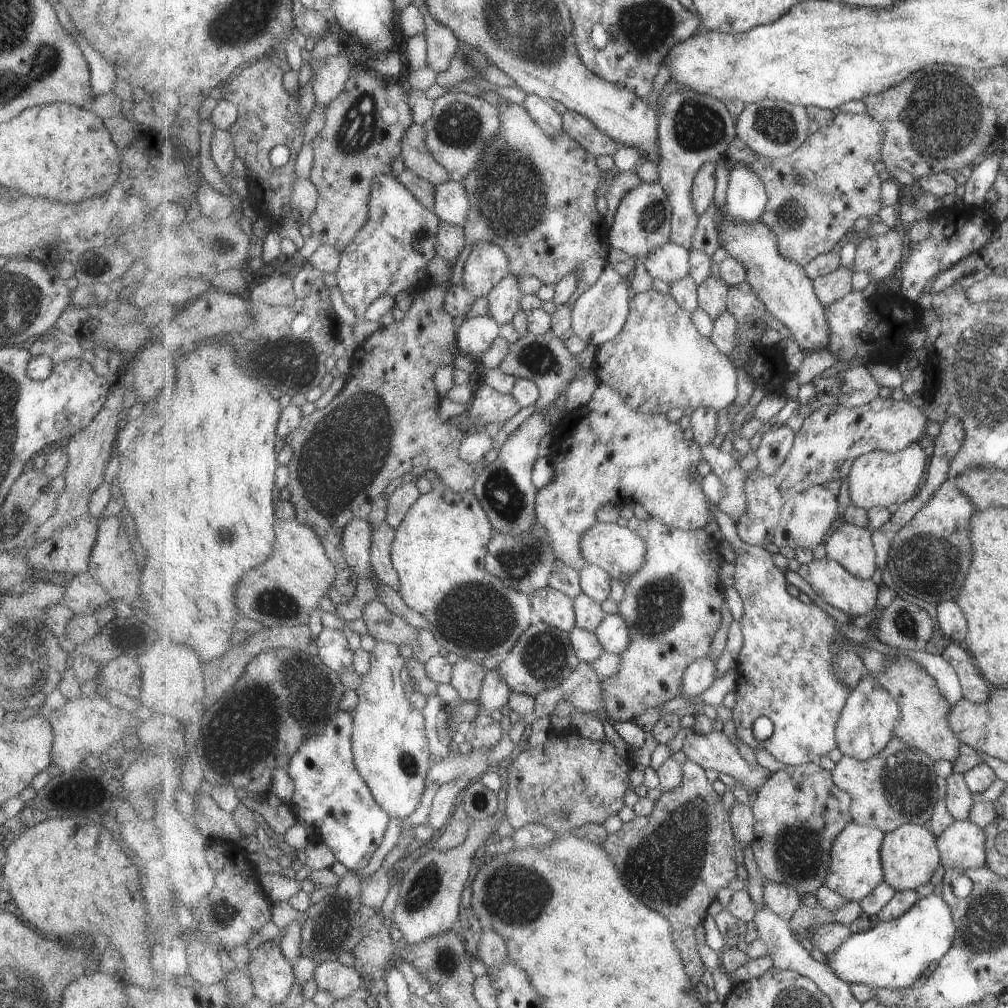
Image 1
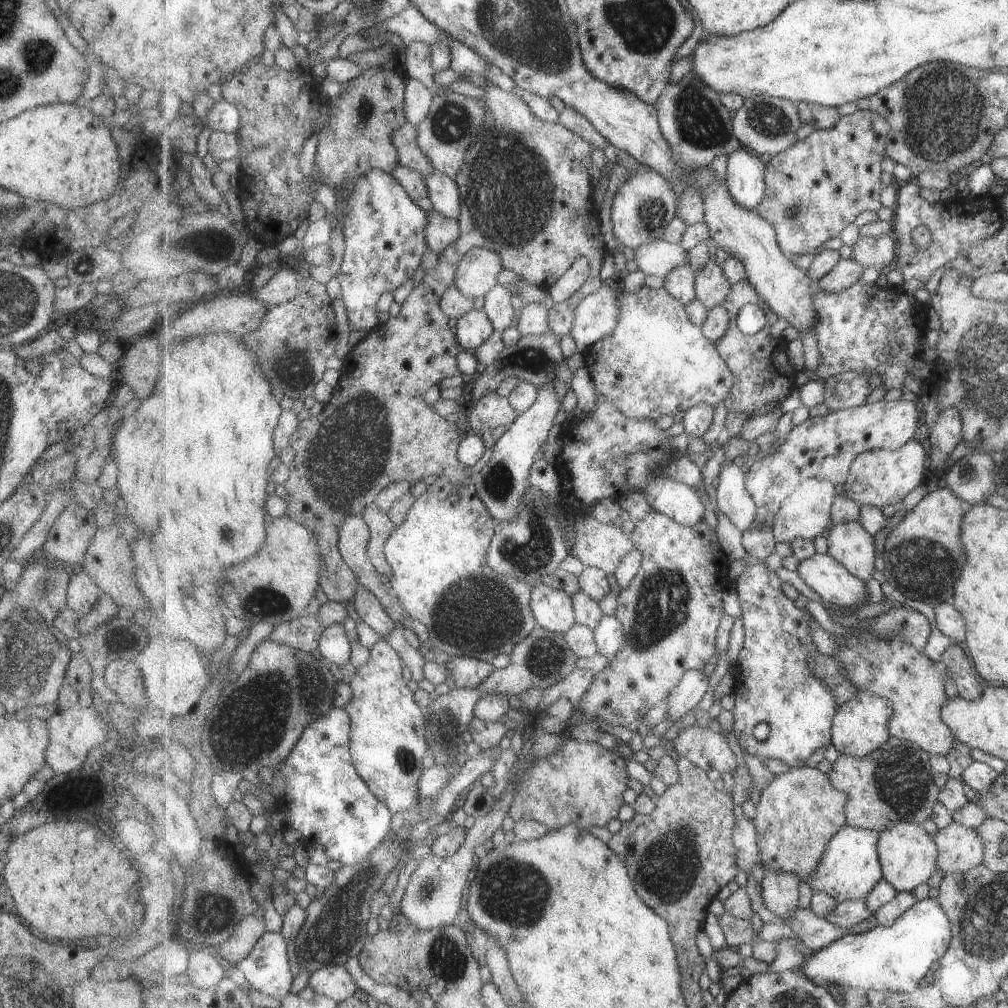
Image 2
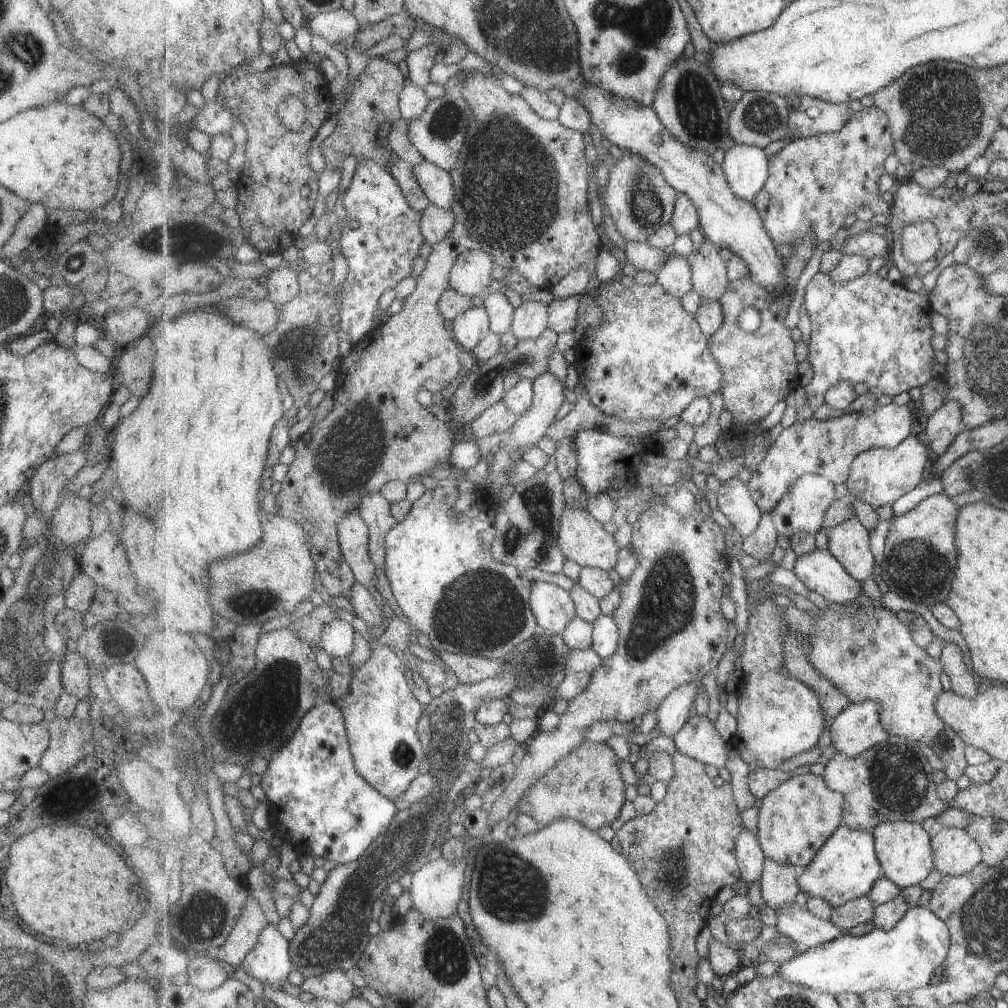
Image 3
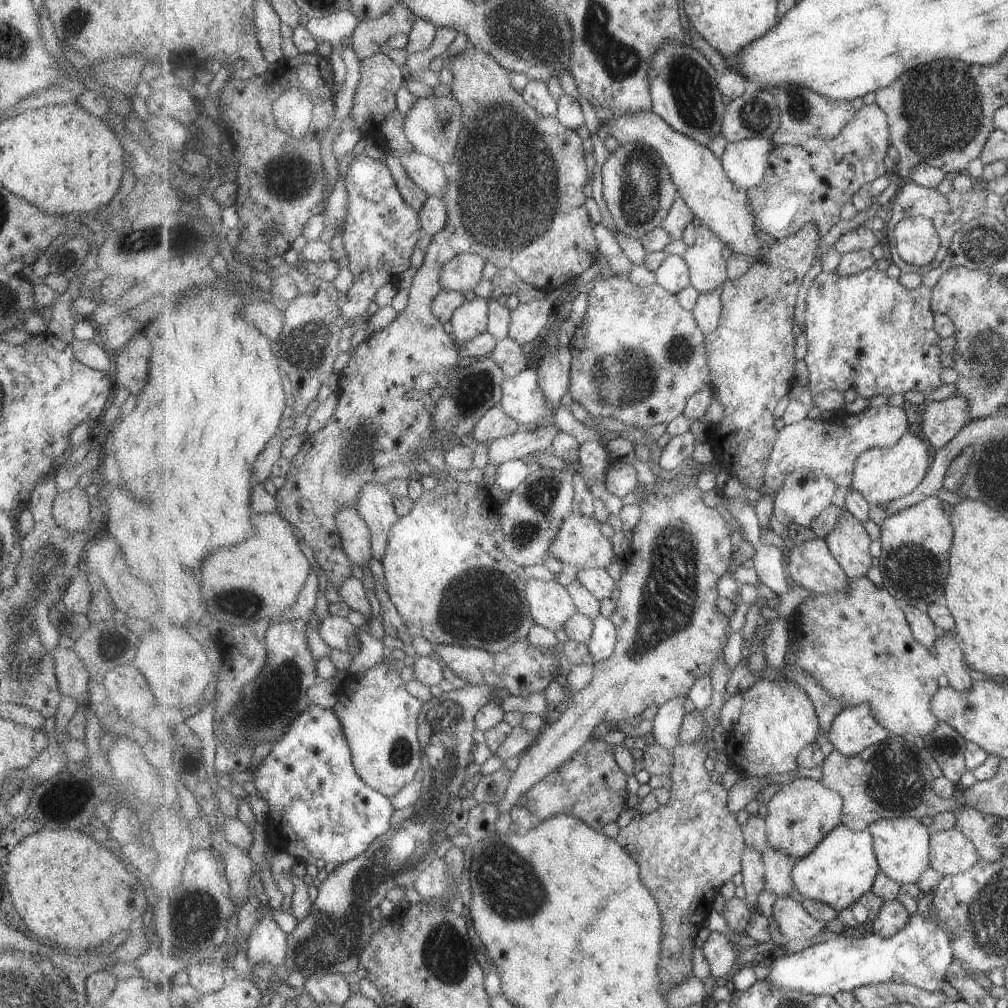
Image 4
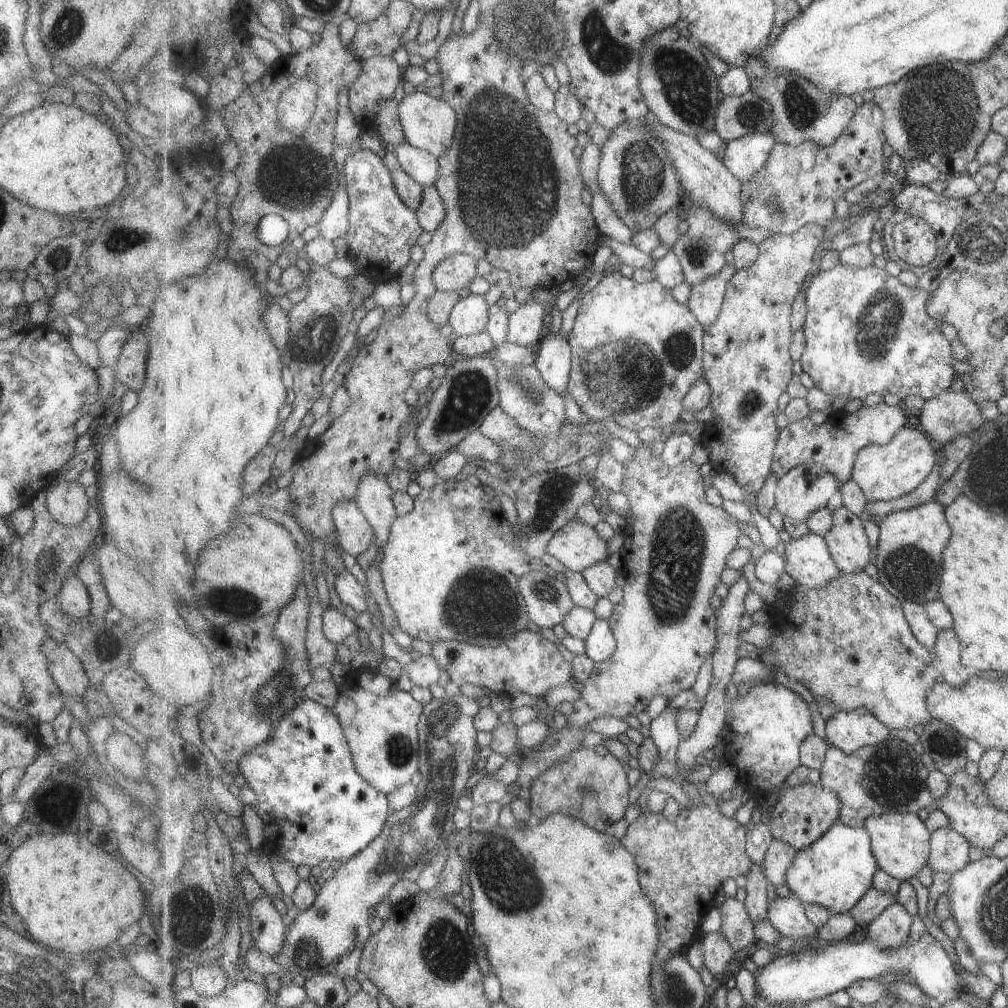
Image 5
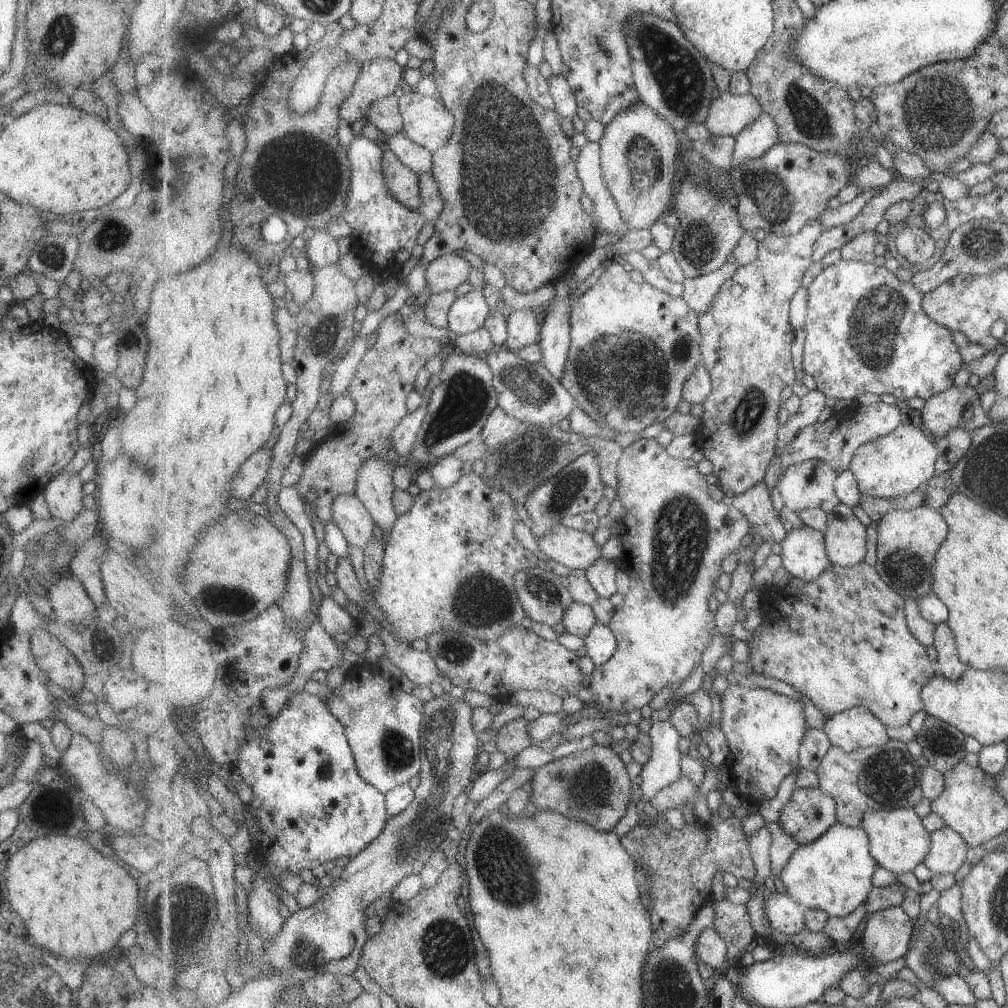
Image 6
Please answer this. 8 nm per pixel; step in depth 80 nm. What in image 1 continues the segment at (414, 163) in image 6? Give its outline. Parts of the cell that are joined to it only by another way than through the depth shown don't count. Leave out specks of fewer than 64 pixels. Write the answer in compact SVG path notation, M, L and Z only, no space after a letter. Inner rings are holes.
M449 179L436 186L436 203L434 212L449 224L464 227L470 209L470 200L461 181Z

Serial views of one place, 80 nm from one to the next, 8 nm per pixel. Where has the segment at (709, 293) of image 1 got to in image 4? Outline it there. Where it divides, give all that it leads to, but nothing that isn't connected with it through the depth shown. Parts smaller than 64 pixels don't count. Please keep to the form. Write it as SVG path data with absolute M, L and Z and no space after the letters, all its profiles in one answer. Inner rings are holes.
M696 222L693 226L688 249L682 257L690 268L690 283L699 292L719 289L728 279L728 260L723 256L725 245L707 225Z

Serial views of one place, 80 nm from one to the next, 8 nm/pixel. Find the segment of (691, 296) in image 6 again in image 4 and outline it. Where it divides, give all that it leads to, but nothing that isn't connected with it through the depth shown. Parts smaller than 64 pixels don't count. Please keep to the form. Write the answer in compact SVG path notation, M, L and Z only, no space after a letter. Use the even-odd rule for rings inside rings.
M723 288L713 289L699 293L699 298L693 307L693 312L696 315L697 322L701 330L706 334L716 333L723 310Z

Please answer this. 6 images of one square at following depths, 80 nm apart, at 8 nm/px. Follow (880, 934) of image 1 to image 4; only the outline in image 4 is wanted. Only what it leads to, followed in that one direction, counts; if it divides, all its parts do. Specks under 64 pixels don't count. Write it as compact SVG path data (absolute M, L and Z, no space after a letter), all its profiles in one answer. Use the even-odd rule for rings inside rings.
M915 913L910 918L910 921L905 928L902 928L899 933L894 934L891 938L883 938L880 934L873 932L872 934L867 935L863 938L851 938L839 934L835 938L823 941L822 943L813 943L810 945L802 946L802 949L796 953L787 953L786 955L781 954L781 956L771 957L771 970L767 979L774 987L781 989L782 991L801 991L807 993L808 995L831 995L835 996L841 991L852 991L853 989L859 989L863 985L874 985L887 981L897 981L898 983L909 983L910 985L918 986L920 989L929 991L930 993L941 992L941 991L950 991L948 988L948 982L945 980L947 978L947 968L951 966L954 958L954 948L952 946L952 941L949 940L949 936L945 933L945 930L942 930L941 926L932 921L928 916L925 918L921 914Z

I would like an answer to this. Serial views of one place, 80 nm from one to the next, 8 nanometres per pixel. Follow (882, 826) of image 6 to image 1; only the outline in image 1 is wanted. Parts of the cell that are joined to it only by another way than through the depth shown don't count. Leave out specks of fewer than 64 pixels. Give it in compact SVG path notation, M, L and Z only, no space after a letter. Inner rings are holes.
M905 823L885 835L882 849L882 863L885 878L896 891L916 890L918 886L929 883L935 870L942 864L942 854L938 845L938 837L915 823Z

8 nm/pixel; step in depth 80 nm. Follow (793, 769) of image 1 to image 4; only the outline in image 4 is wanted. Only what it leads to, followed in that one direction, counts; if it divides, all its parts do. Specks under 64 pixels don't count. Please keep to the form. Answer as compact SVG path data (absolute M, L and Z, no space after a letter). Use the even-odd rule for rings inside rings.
M801 778L781 786L781 789L768 802L766 810L768 846L785 851L799 860L808 857L828 837L828 834L832 833L837 825L842 824L844 798L837 791L826 787L822 781Z

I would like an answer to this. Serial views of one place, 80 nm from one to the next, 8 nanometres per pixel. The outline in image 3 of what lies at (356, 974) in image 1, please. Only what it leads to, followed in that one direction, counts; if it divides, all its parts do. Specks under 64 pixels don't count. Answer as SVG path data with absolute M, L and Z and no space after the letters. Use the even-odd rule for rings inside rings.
M335 969L323 974L306 977L302 987L317 999L329 999L344 1005L356 994L351 975L343 969Z

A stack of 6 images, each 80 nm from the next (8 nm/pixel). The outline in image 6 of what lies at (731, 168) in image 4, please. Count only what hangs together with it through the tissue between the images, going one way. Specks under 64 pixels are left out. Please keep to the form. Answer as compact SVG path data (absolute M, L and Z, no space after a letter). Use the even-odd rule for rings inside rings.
M763 113L760 119L748 124L736 136L732 168L740 167L746 160L765 154L779 141L778 124L769 113Z

